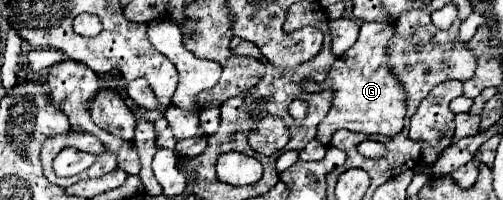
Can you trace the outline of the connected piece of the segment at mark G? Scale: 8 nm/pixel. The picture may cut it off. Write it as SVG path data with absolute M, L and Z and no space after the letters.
M362 23L358 41L340 55L326 81L324 87L332 89L332 107L328 115L318 125L318 135L324 145L330 143L334 131L338 129L350 129L360 133L380 133L380 135L396 135L404 127L404 115L406 115L406 99L404 91L400 89L398 79L390 73L386 67L386 45L394 33L394 25L390 23Z

